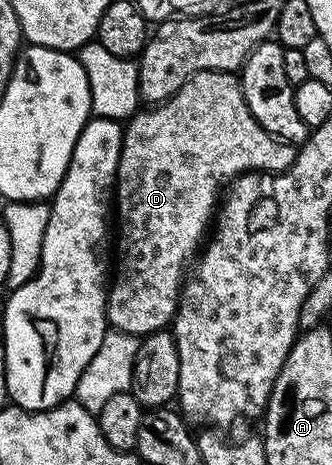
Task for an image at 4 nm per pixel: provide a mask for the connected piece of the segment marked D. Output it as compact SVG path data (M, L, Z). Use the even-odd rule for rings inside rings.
M227 70L198 72L194 76L190 76L186 80L186 84L182 84L182 88L178 88L178 92L174 92L174 96L170 96L166 101L153 105L151 108L144 109L127 119L124 126L122 152L118 160L118 172L116 173L116 185L114 187L114 214L115 217L116 214L120 217L120 235L116 238L116 250L114 246L114 273L111 275L108 286L109 327L137 336L158 333L176 317L176 306L180 302L180 291L186 281L186 271L193 259L197 257L198 251L213 225L214 215L217 213L218 203L222 198L222 191L228 183L240 174L279 172L290 168L290 164L294 164L297 152L297 147L291 146L288 142L283 142L281 138L275 138L273 134L266 132L266 128L262 128L262 124L258 124L258 120L254 120L254 116L246 104L246 96L242 96L239 77Z

